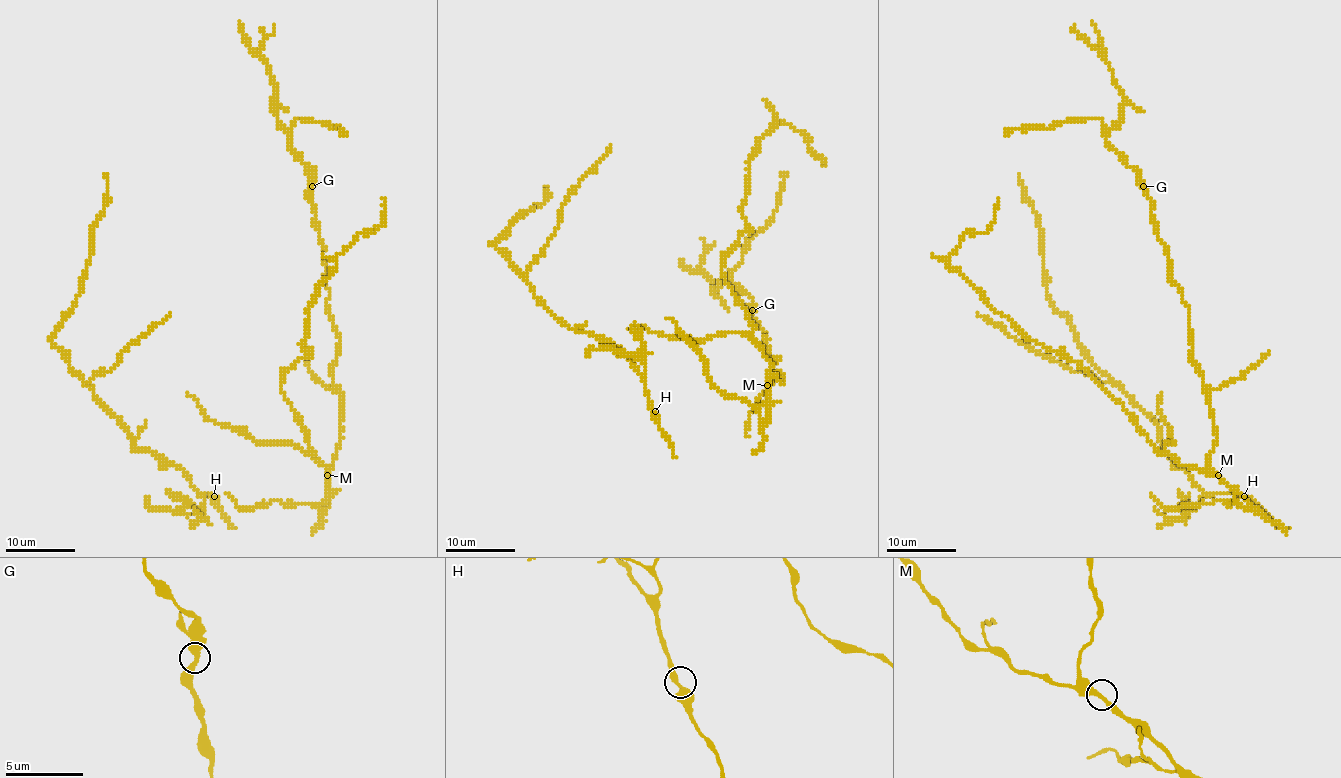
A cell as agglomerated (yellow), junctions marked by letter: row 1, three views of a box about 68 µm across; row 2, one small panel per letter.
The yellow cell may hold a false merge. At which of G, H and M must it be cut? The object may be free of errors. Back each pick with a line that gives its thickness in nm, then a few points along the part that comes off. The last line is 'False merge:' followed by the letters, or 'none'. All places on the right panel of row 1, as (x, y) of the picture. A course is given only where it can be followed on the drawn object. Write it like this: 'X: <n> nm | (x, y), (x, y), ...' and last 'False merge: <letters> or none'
False merge: none

